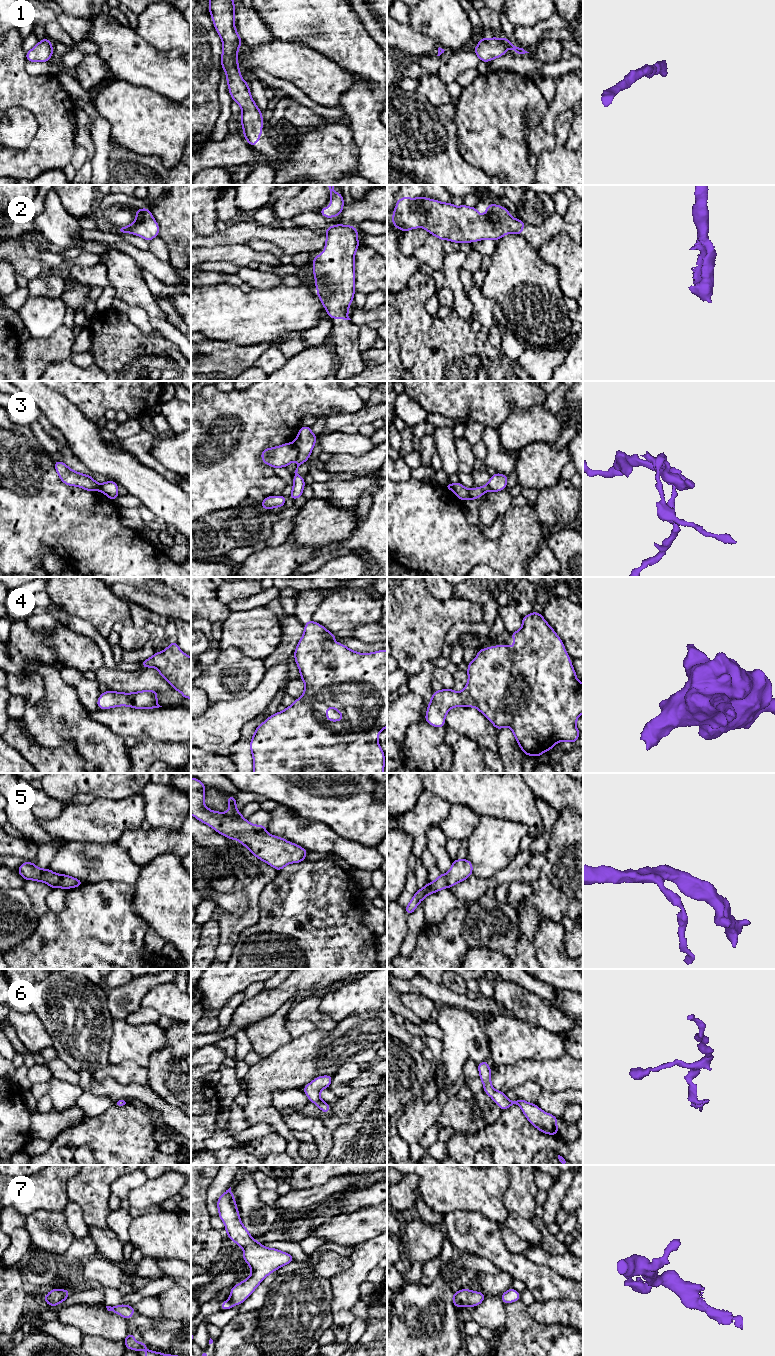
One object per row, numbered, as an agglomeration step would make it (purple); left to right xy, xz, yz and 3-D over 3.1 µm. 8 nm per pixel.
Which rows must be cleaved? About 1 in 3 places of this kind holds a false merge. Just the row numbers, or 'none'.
3

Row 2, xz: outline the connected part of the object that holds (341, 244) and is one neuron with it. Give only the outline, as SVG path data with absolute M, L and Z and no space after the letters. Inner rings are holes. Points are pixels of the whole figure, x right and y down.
M337 224L326 228L325 232L325 250L317 257L312 256L317 296L331 319L351 320L348 316L348 308L353 302L355 293L354 257L359 247L358 231L354 226Z

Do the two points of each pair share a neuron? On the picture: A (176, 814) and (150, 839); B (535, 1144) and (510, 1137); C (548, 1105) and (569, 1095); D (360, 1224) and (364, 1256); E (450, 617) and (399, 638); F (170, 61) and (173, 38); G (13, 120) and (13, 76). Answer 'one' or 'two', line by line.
A: two
B: one
C: one
D: two
E: one
F: two
G: two

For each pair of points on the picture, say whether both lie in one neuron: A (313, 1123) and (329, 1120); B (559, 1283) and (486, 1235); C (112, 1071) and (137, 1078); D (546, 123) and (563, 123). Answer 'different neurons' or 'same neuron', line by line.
A: different neurons
B: same neuron
C: same neuron
D: different neurons

